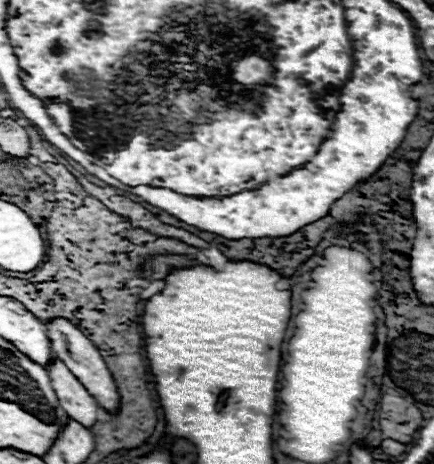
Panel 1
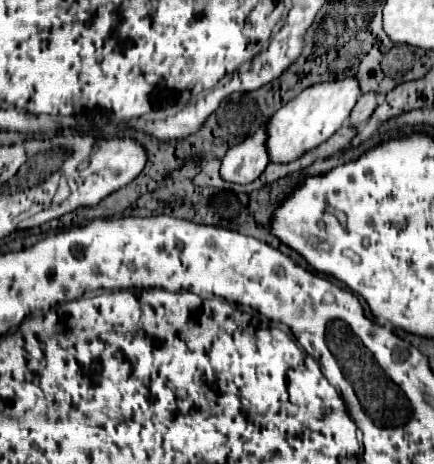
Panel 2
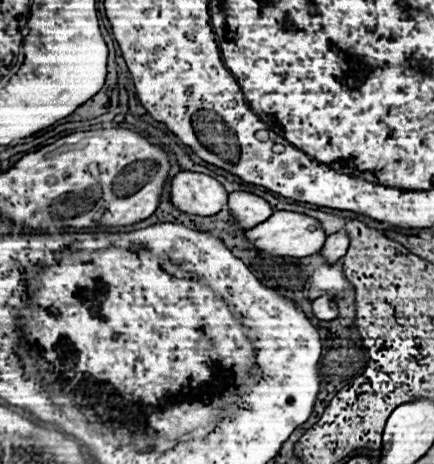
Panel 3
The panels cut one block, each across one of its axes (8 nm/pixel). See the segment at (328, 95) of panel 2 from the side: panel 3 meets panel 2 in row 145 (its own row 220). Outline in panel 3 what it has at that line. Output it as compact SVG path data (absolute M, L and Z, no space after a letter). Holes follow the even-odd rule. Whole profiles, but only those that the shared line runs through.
M274 212L272 218L268 218L266 222L254 226L252 230L246 232L246 240L252 242L252 246L256 250L262 250L266 254L274 254L274 256L294 256L294 258L304 258L310 254L316 254L324 242L326 242L326 234L322 230L320 220L306 216L306 214L298 214L298 212Z

